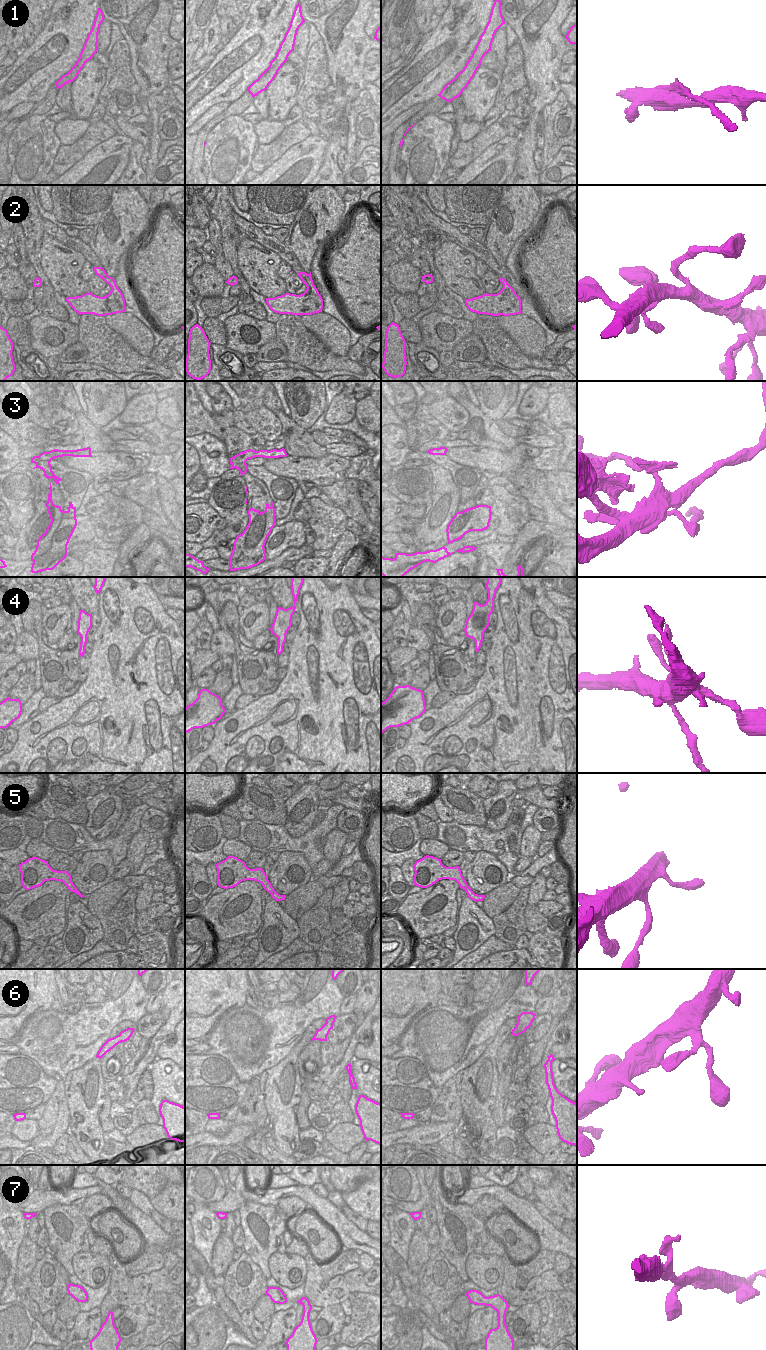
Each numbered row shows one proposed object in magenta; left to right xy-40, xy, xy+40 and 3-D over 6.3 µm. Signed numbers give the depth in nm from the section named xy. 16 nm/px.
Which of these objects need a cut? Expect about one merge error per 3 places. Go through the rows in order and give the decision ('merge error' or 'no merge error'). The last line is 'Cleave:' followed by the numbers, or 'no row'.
1: merge error
2: no merge error
3: merge error
4: no merge error
5: no merge error
6: no merge error
7: no merge error
Cleave: 1, 3

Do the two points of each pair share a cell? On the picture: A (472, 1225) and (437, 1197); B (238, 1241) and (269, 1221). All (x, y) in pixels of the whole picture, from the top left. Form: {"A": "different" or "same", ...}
{"A": "same", "B": "different"}

